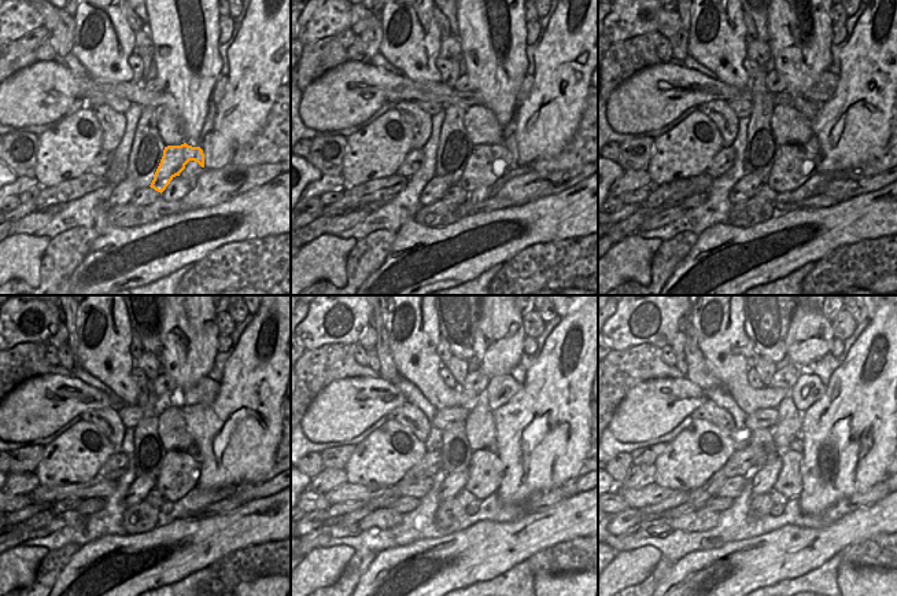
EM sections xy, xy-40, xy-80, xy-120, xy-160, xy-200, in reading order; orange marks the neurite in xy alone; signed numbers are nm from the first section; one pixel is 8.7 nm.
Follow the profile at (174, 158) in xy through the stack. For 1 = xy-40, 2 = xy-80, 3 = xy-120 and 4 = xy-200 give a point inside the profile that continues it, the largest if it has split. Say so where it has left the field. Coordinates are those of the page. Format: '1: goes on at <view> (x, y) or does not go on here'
1: goes on at xy-40 (477, 172)
2: goes on at xy-80 (786, 175)
3: goes on at xy-120 (178, 474)
4: goes on at xy-200 (789, 484)

